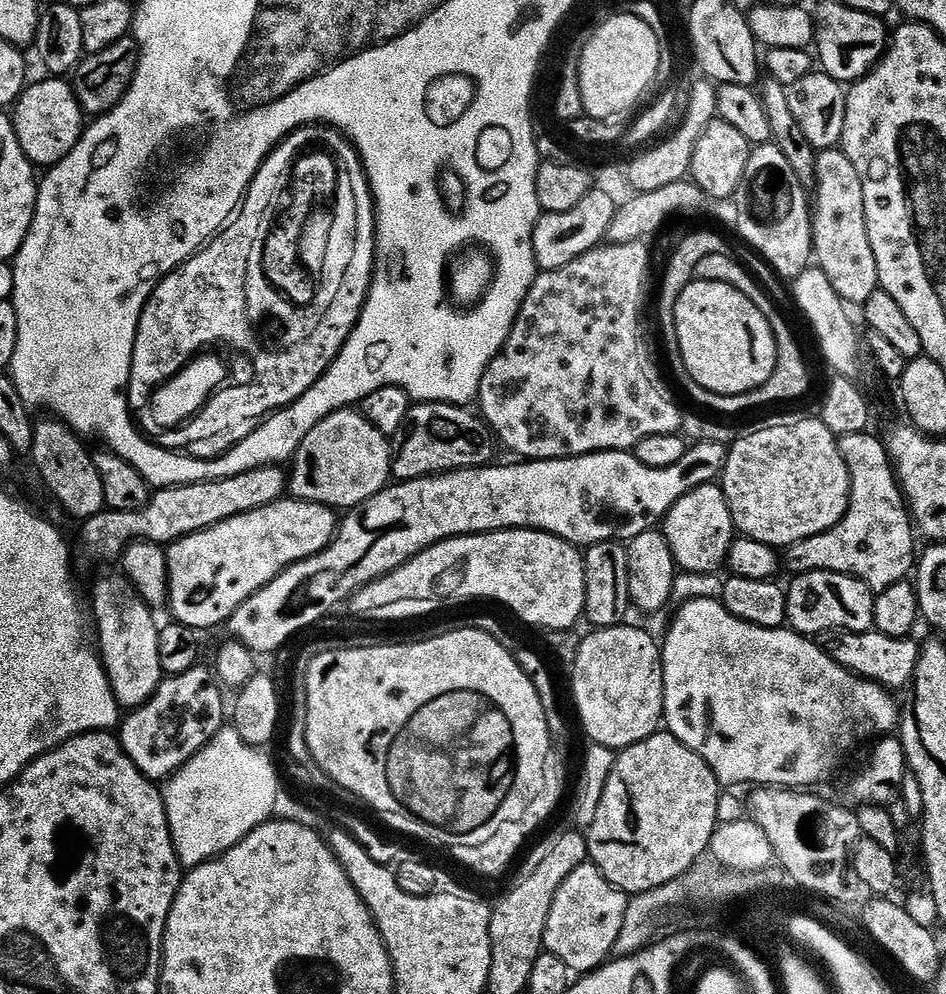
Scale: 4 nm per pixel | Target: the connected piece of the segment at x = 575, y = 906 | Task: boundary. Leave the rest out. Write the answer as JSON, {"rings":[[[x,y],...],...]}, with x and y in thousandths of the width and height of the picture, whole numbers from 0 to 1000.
{"rings":[[[618,867],[586,899],[586,911],[581,911],[581,924],[577,928],[576,955],[593,966],[601,979],[629,978],[647,962],[664,909],[665,902],[650,893],[630,869]]]}

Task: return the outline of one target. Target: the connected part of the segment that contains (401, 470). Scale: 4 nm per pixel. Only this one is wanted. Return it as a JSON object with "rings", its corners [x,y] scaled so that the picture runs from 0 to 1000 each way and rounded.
{"rings":[[[439,405],[431,424],[419,441],[414,478],[420,484],[481,475],[484,472],[515,470],[522,462],[522,437],[508,420],[485,407]]]}

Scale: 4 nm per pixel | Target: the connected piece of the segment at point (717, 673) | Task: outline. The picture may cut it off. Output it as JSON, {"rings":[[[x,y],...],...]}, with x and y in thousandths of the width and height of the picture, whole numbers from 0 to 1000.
{"rings":[[[760,603],[727,604],[719,612],[719,617],[710,624],[706,632],[706,641],[700,644],[702,662],[702,723],[705,735],[709,736],[717,746],[721,746],[734,759],[738,759],[751,771],[751,775],[762,790],[795,789],[794,791],[815,791],[818,793],[835,793],[838,795],[858,795],[862,789],[875,785],[888,773],[888,768],[908,751],[912,744],[921,740],[929,741],[939,738],[947,728],[951,716],[947,713],[947,704],[940,693],[923,684],[914,684],[911,680],[902,680],[889,668],[882,666],[870,651],[863,649],[862,643],[838,636],[836,631],[807,632],[784,626],[767,614]]]}

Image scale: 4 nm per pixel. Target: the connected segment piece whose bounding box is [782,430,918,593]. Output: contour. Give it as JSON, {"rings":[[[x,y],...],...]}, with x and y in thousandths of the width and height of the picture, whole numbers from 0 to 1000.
{"rings":[[[914,433],[887,440],[888,456],[894,465],[896,478],[901,481],[896,512],[878,533],[860,541],[852,541],[828,556],[828,566],[837,577],[889,575],[912,584],[923,597],[937,594],[951,584],[961,582],[970,563],[966,524],[947,482],[947,472],[943,470],[938,446],[920,436]]]}

